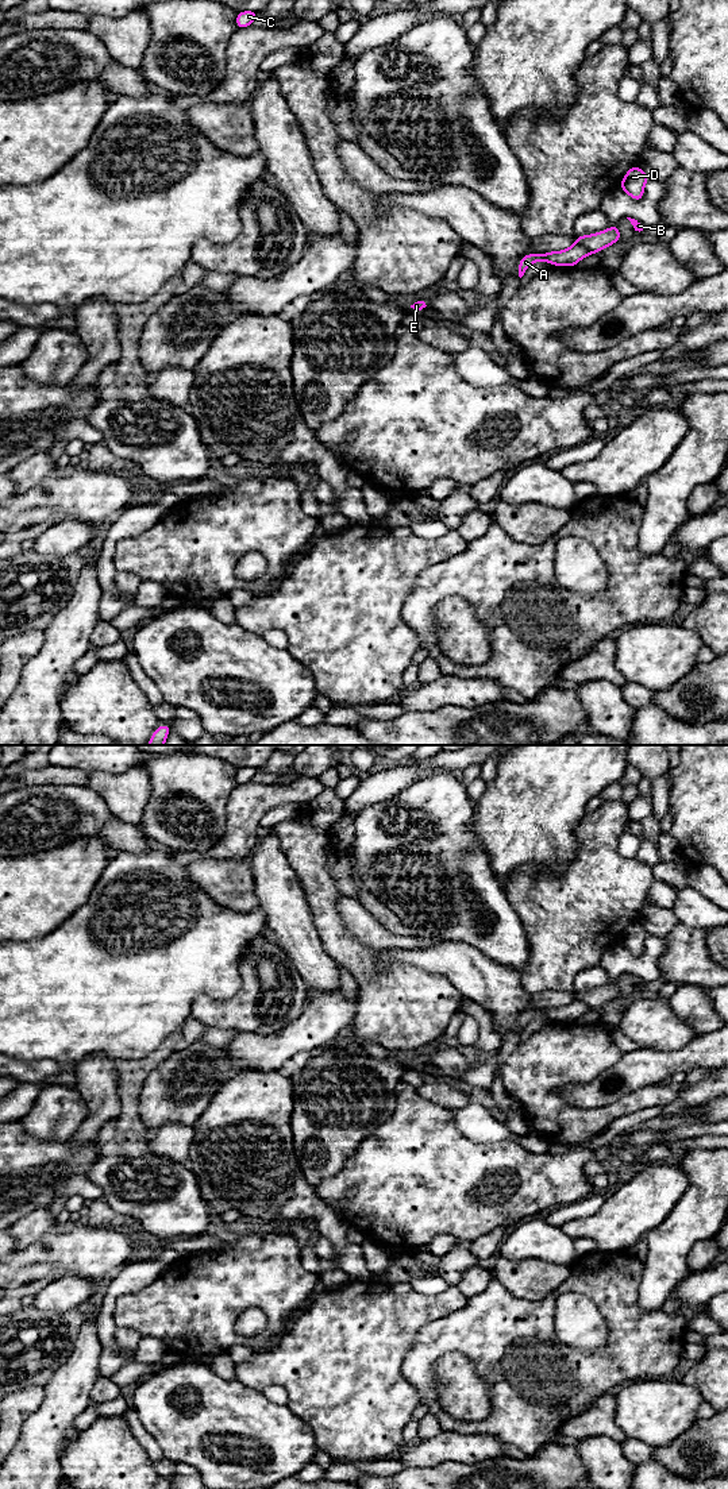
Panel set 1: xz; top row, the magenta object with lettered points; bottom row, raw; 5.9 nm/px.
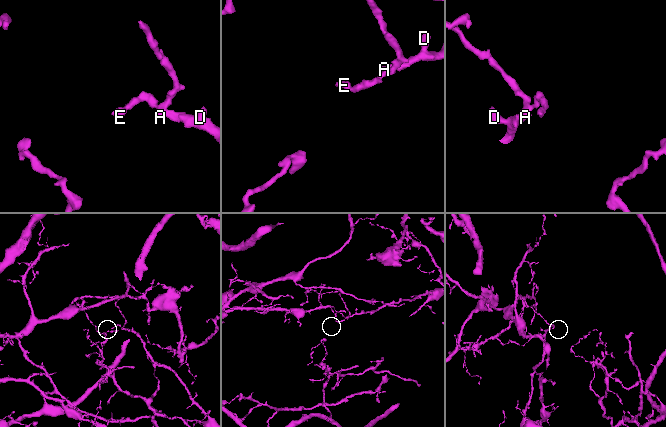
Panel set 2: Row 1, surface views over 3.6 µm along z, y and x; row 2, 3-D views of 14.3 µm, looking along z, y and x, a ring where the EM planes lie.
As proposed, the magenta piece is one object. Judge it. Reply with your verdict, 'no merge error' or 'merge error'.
merge error

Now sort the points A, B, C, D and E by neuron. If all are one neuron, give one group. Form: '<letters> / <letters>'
A C E / B D

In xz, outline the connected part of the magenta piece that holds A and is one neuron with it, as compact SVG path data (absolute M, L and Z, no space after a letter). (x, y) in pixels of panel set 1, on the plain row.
M573 1000L571 1003L563 1006L563 1007L551 1007L546 1010L528 1010L524 1011L519 1018L519 1033L521 1034L525 1029L525 1026L539 1018L544 1017L551 1019L552 1022L575 1022L581 1015L585 1012L589 1012L592 1007L589 1007L586 1003L579 1000Z

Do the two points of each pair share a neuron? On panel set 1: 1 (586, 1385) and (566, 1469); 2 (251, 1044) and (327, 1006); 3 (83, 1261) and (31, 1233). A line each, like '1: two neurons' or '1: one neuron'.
1: two neurons
2: one neuron
3: two neurons

